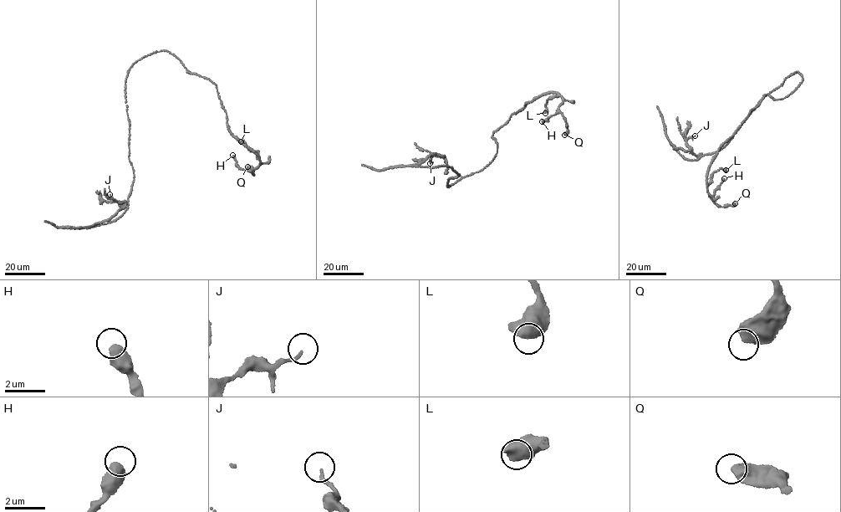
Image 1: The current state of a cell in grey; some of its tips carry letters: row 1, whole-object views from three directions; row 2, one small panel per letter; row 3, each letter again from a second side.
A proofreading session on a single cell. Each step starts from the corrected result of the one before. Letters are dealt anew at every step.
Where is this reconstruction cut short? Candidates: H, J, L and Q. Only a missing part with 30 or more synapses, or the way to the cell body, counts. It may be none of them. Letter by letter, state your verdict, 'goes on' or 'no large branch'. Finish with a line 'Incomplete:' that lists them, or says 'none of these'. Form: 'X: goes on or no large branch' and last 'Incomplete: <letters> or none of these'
H: no large branch
J: no large branch
L: no large branch
Q: no large branch
Incomplete: none of these

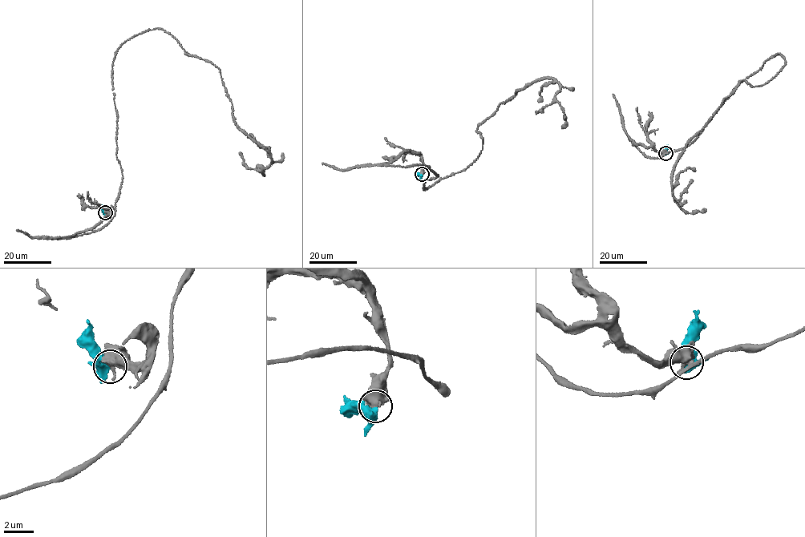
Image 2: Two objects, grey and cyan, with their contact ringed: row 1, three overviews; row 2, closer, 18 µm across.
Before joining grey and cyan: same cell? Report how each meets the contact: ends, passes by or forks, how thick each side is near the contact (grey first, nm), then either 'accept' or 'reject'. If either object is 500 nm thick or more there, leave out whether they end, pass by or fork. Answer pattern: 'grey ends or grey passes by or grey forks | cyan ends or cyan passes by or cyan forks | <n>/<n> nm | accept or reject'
650/380 nm | reject

